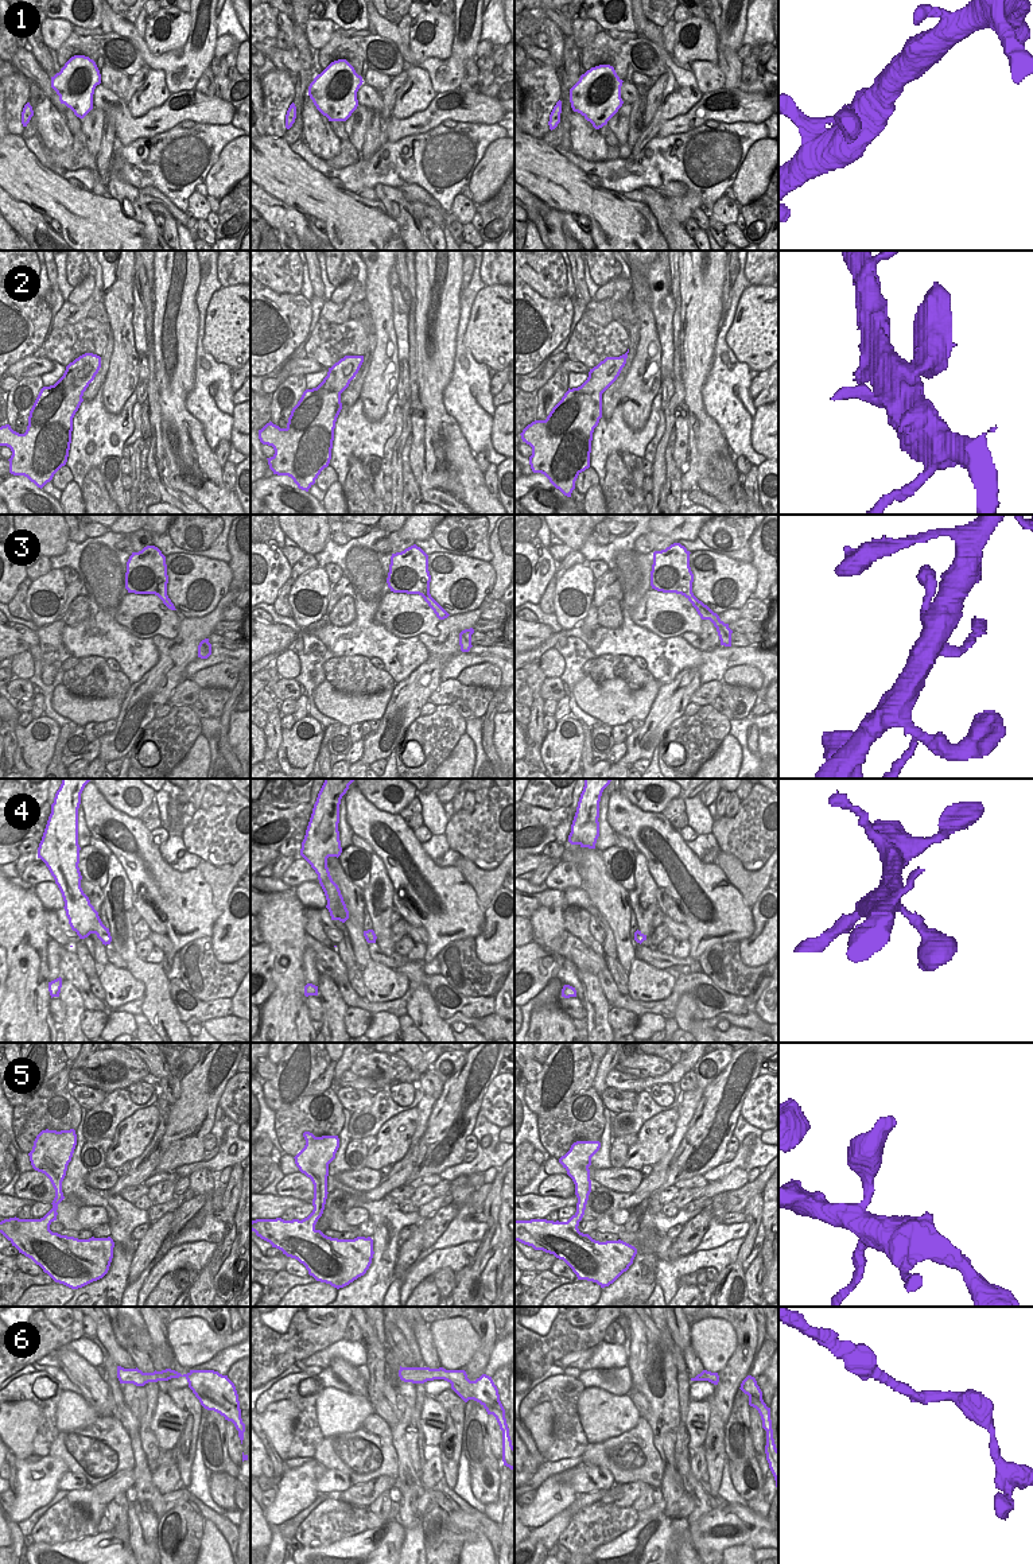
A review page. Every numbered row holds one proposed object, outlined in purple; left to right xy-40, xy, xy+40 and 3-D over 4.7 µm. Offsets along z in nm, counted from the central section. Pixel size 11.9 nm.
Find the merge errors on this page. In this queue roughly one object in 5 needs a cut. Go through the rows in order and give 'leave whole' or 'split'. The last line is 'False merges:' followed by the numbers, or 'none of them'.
1: leave whole
2: leave whole
3: leave whole
4: leave whole
5: leave whole
6: leave whole
False merges: none of them

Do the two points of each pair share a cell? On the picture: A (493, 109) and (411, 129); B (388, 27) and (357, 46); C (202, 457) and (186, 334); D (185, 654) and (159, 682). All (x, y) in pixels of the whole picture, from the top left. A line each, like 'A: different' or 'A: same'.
A: same
B: different
C: same
D: same

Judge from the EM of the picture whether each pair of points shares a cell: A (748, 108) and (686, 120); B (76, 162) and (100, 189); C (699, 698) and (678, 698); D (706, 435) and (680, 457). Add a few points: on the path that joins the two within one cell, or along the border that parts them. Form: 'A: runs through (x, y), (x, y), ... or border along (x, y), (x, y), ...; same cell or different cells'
A: runs through (733, 111), (701, 112); same cell
B: runs through (85, 162), (96, 173), (97, 179); same cell
C: border along (701, 683), (690, 701); different cells
D: border along (688, 418), (688, 453), (686, 461); different cells

